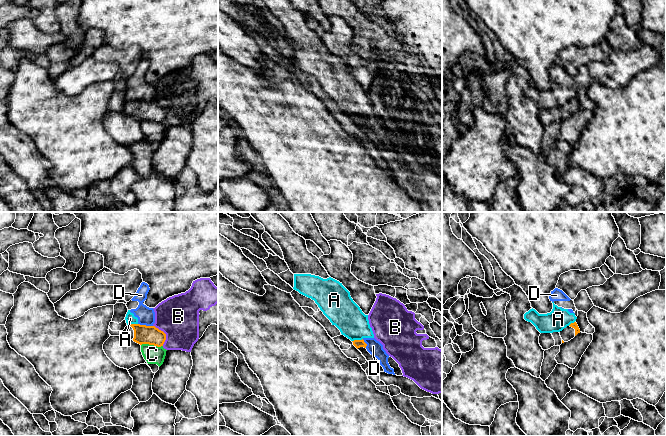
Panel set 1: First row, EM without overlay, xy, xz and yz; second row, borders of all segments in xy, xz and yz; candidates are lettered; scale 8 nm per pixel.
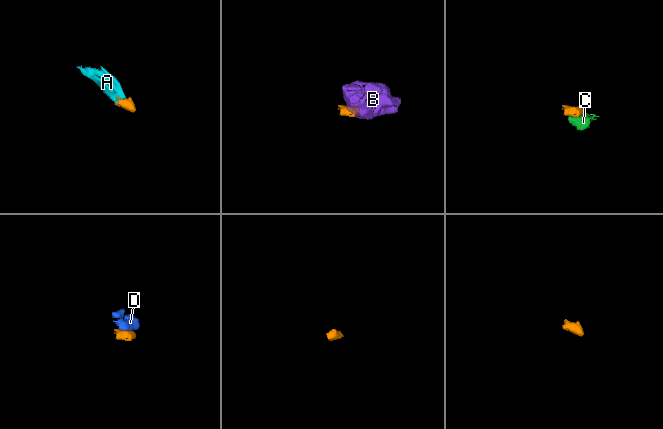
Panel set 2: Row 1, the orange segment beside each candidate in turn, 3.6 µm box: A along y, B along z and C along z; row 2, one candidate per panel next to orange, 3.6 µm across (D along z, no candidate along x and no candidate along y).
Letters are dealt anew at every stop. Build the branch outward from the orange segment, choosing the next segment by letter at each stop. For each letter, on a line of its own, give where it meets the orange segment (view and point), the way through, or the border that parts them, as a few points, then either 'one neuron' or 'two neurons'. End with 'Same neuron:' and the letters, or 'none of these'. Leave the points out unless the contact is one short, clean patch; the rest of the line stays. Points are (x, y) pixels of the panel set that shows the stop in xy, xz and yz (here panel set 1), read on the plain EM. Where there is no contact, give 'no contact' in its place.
A: xz (357, 116) | along xz (362, 114), (352, 117) | two neurons
B: xy (165, 110) | along xy (153, 101), (165, 110), (163, 121) | two neurons
C: xy (152, 120) | along xy (141, 120), (162, 122) | two neurons
D: xy (145, 101) | along xy (138, 99), (152, 102) | two neurons
Same neuron: none of these

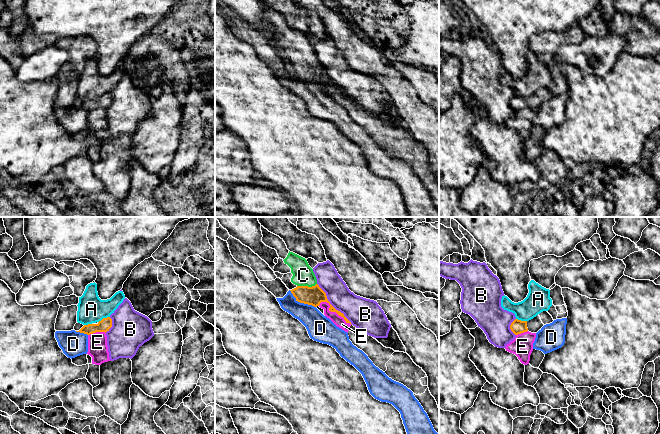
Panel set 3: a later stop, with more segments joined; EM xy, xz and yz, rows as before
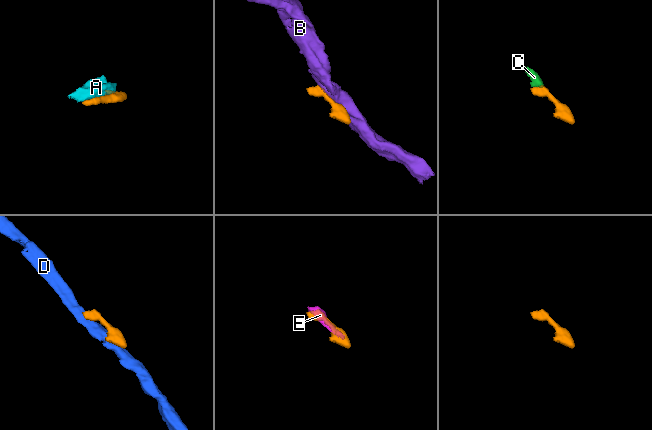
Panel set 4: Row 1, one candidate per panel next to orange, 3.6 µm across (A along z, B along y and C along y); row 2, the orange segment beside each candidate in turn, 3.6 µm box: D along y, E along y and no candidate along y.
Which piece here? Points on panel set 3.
A: xy (103, 94) | two neurons
B: xz (331, 81) | two neurons
C: xz (306, 62) | across xz (314, 71), (306, 62), (306, 56), (303, 51) | one neuron
D: xz (301, 78) | along xz (289, 66), (298, 77), (315, 83) | two neurons
E: xz (333, 87) | along xz (319, 79), (326, 78), (331, 87), (335, 87), (351, 100) | two neurons
Same neuron: C

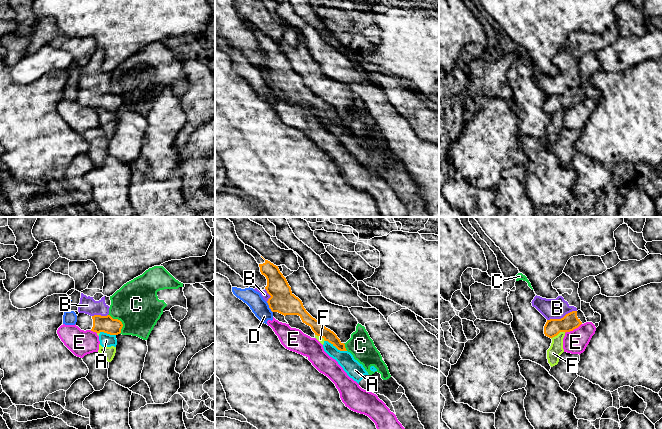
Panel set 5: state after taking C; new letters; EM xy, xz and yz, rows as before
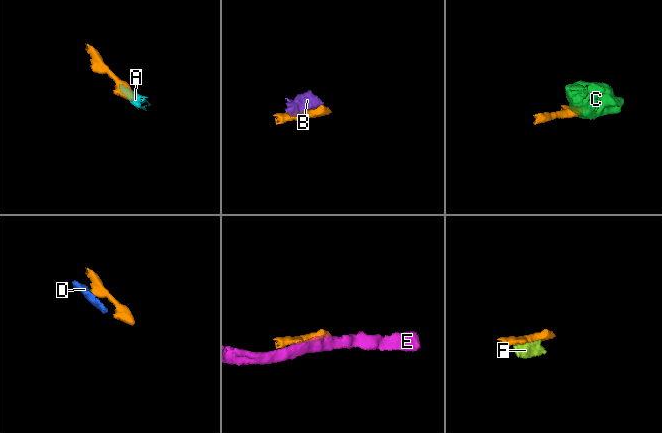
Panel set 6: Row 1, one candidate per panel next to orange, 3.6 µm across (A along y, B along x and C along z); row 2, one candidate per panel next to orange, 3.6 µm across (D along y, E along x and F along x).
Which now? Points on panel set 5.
A: xz (336, 123) | along xz (325, 116), (332, 119), (338, 125), (346, 127) | two neurons
B: yz (561, 94) | two neurons
C: xy (120, 97) | along xy (108, 90), (121, 98), (122, 104), (120, 109) | two neurons
D: xz (269, 83) | along xz (266, 78), (272, 88) | two neurons
E: yz (573, 105) | along yz (581, 99), (565, 109) | two neurons
F: yz (558, 109) | along yz (565, 108), (559, 108), (551, 114) | two neurons
Same neuron: none of these

